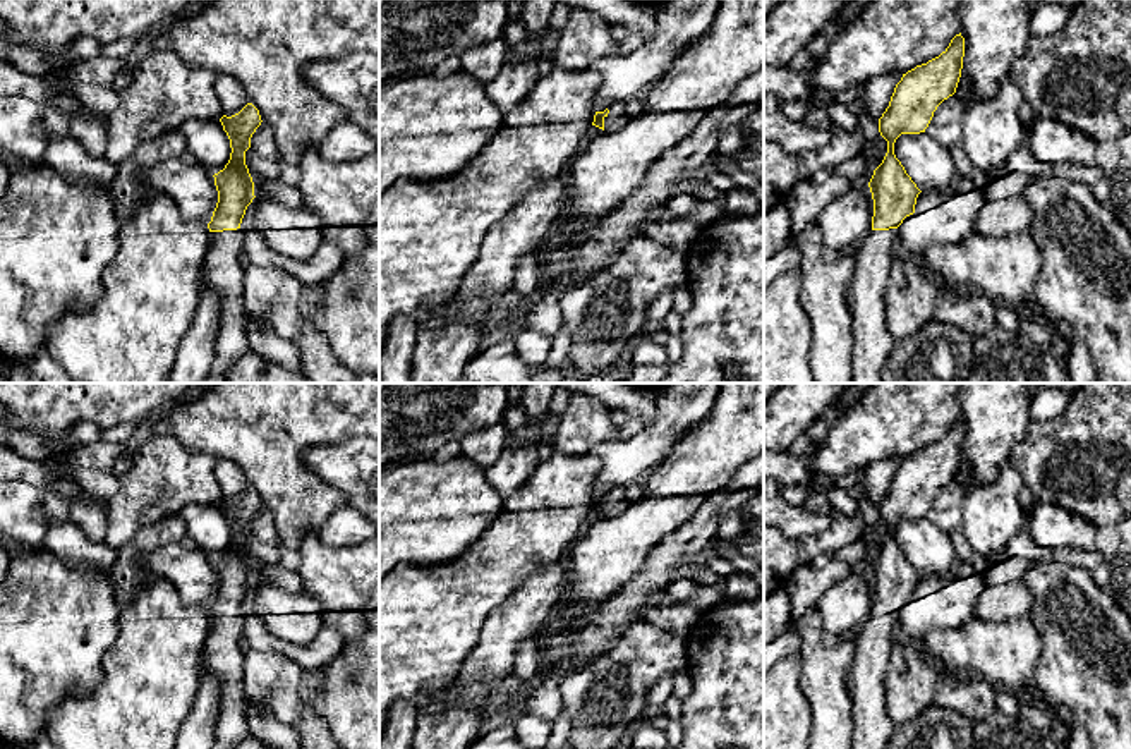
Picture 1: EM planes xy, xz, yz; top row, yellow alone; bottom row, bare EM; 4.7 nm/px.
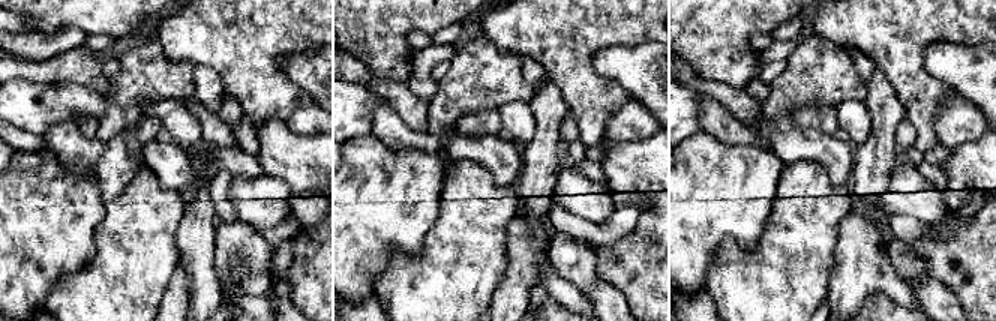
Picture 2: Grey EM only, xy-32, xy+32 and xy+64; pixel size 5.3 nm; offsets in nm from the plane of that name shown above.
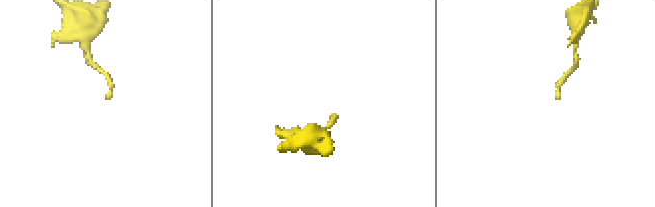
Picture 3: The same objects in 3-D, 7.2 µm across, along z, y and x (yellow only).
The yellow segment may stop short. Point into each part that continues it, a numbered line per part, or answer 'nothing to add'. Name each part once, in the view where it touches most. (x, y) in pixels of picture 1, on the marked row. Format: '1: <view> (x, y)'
1: xy (223, 265)

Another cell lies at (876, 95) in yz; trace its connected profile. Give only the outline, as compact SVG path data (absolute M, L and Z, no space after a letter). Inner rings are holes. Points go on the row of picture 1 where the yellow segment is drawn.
M884 74L863 84L860 101L872 119L879 120L882 117L901 77L903 74Z

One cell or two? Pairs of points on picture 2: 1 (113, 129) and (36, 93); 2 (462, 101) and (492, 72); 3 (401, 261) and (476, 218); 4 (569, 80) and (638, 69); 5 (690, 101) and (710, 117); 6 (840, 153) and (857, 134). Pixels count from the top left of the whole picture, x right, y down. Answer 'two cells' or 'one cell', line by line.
1: two cells
2: one cell
3: one cell
4: two cells
5: two cells
6: two cells

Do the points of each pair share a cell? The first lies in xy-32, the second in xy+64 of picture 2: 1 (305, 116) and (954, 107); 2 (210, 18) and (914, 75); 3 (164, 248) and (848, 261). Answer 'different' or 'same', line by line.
1: same
2: same
3: different

